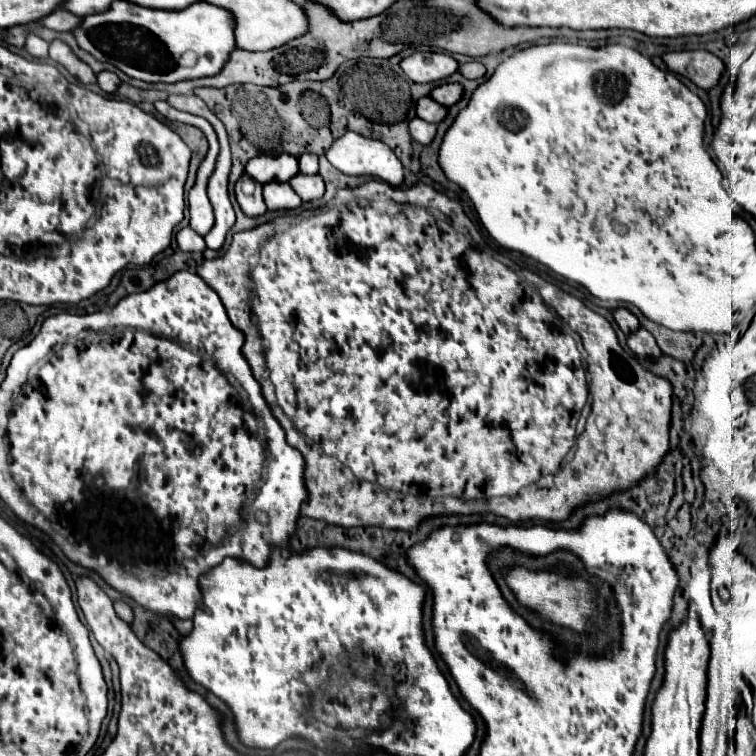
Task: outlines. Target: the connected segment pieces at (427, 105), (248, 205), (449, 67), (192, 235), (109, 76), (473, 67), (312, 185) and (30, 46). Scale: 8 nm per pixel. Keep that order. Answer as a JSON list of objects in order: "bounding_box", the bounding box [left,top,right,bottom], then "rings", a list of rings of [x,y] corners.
[{"bounding_box":[417,97,447,123],"rings":[[[421,97],[421,101],[417,101],[417,117],[429,121],[429,123],[441,123],[447,115],[447,107],[431,101],[431,97]]]},{"bounding_box":[235,173,267,217],"rings":[[[243,173],[241,179],[235,183],[235,199],[245,215],[257,217],[267,211],[261,195],[261,183],[253,181],[247,173]]]},{"bounding_box":[401,53,457,83],"rings":[[[413,53],[401,61],[401,69],[415,83],[441,81],[457,71],[457,61],[445,53]]]},{"bounding_box":[177,227,203,251],"rings":[[[183,227],[177,233],[177,243],[181,251],[201,251],[201,241],[203,237],[199,233],[195,233],[191,227]]]},{"bounding_box":[97,71,119,93],"rings":[[[101,71],[97,75],[97,83],[105,93],[113,93],[117,89],[117,85],[119,85],[119,77],[115,73],[111,73],[111,71]]]},{"bounding_box":[461,61,485,79],"rings":[[[471,61],[471,63],[465,63],[461,67],[461,73],[467,77],[467,79],[479,79],[485,75],[485,65],[479,63],[479,61]]]},{"bounding_box":[291,173,325,201],"rings":[[[297,173],[295,177],[291,177],[291,187],[295,189],[295,193],[303,199],[303,201],[313,201],[323,197],[325,193],[325,183],[319,175],[303,175]]]},{"bounding_box":[25,35,49,59],"rings":[[[29,35],[29,37],[27,37],[27,43],[25,43],[25,49],[29,51],[31,57],[45,59],[45,57],[47,57],[47,51],[49,51],[49,43],[43,41],[43,39],[37,37],[37,35]]]}]

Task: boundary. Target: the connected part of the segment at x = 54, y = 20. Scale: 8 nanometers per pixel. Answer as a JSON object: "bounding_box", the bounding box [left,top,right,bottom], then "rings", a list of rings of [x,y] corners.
{"bounding_box":[41,9,81,31],"rings":[[[57,9],[57,11],[49,13],[49,17],[43,17],[41,25],[47,29],[53,29],[53,31],[71,31],[73,27],[79,25],[79,21],[81,21],[81,17],[77,17],[69,11]]]}

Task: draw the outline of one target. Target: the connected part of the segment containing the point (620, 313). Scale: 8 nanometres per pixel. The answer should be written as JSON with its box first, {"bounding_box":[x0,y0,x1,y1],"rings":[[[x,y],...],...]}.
{"bounding_box":[613,309,639,335],"rings":[[[615,309],[613,311],[613,317],[615,317],[615,321],[617,321],[617,325],[621,327],[621,331],[625,333],[625,335],[631,335],[637,327],[639,327],[639,319],[629,311],[629,309]]]}

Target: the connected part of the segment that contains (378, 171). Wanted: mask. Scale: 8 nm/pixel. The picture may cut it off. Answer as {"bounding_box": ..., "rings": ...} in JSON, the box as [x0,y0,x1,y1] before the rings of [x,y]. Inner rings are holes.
{"bounding_box":[325,131,403,187],"rings":[[[349,131],[333,141],[325,157],[345,175],[373,175],[393,187],[403,183],[403,165],[383,141]]]}

